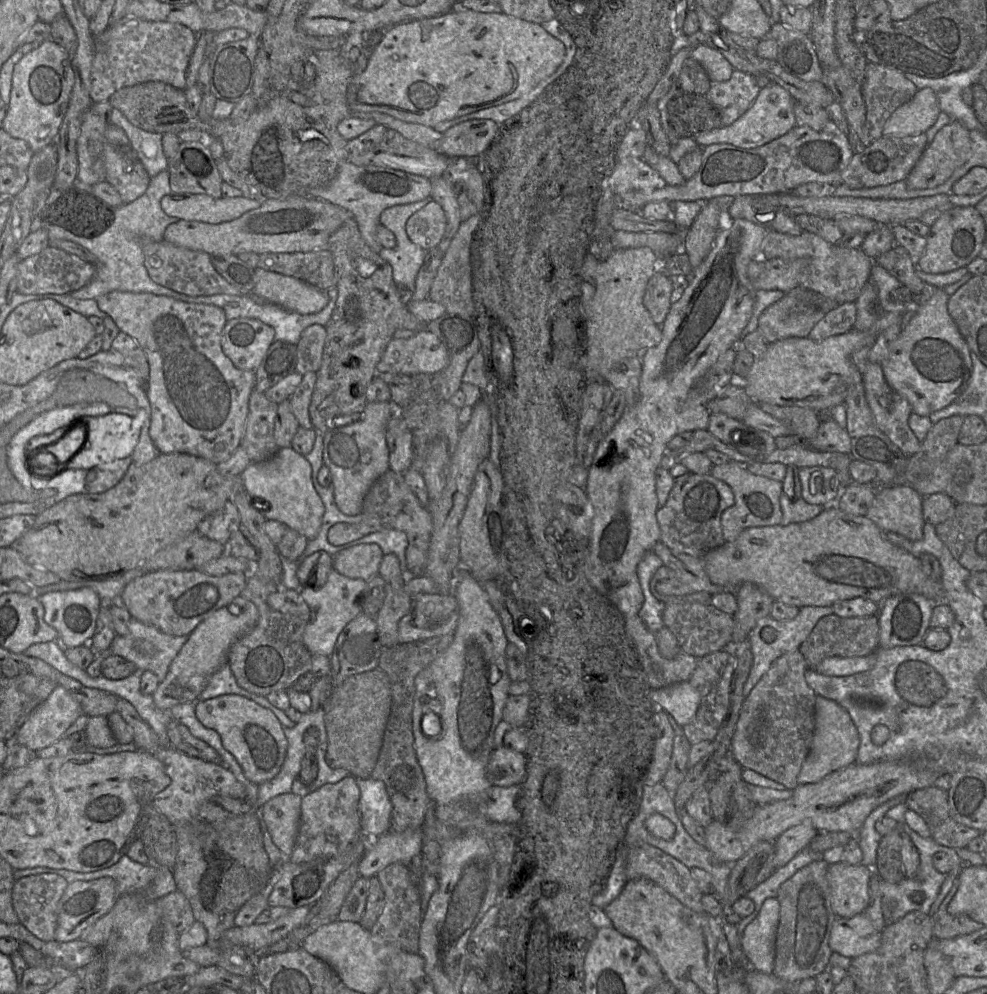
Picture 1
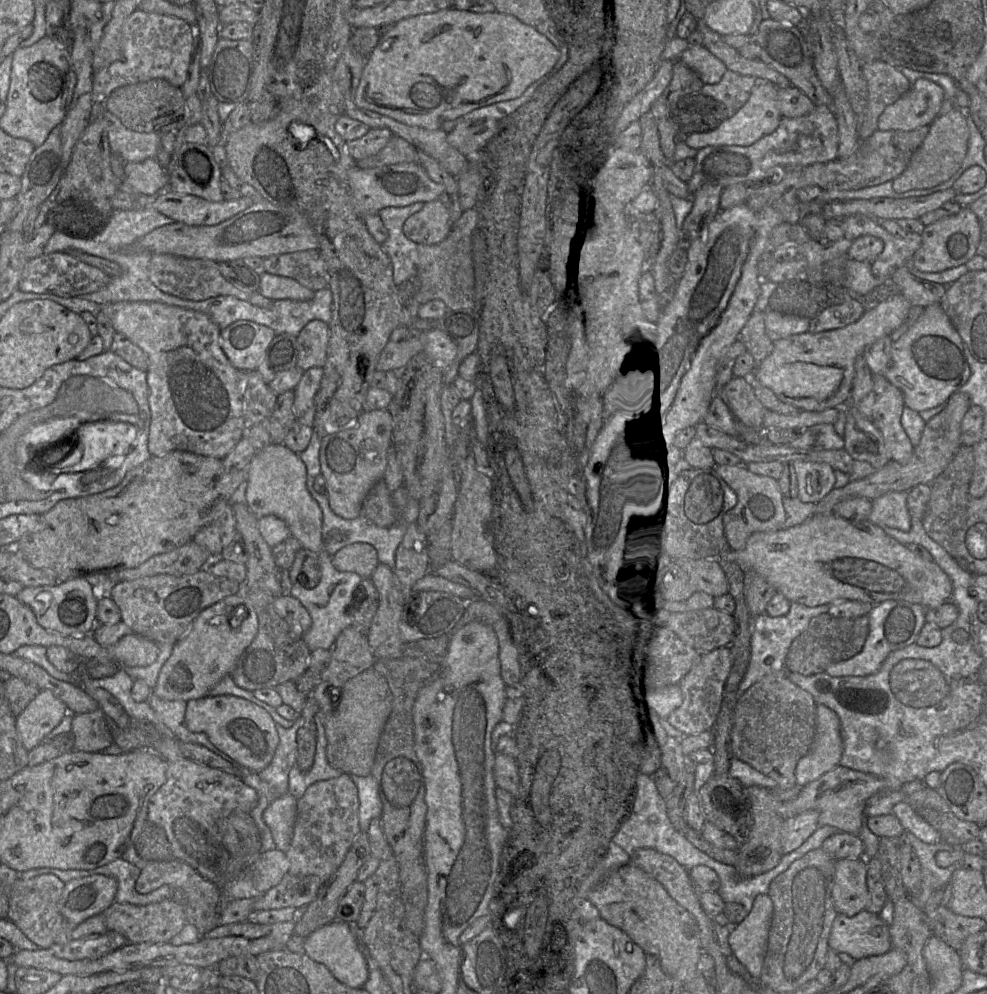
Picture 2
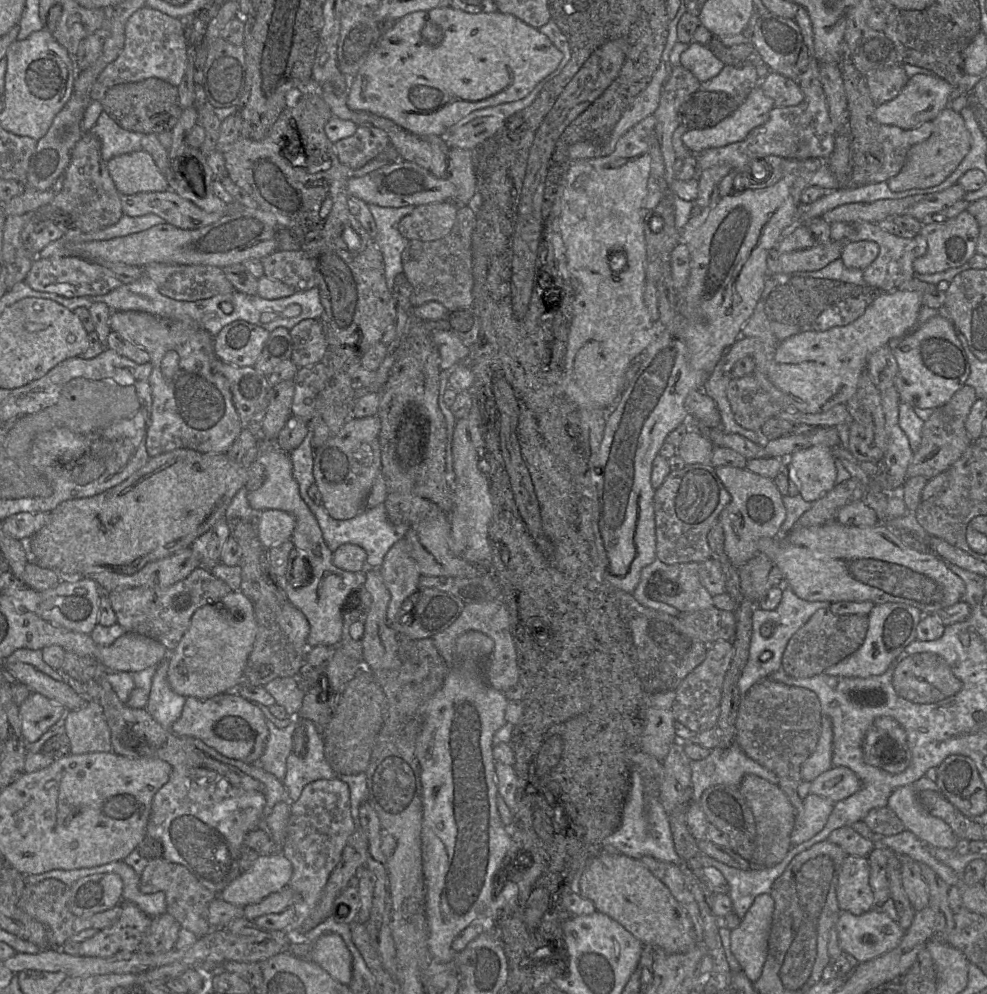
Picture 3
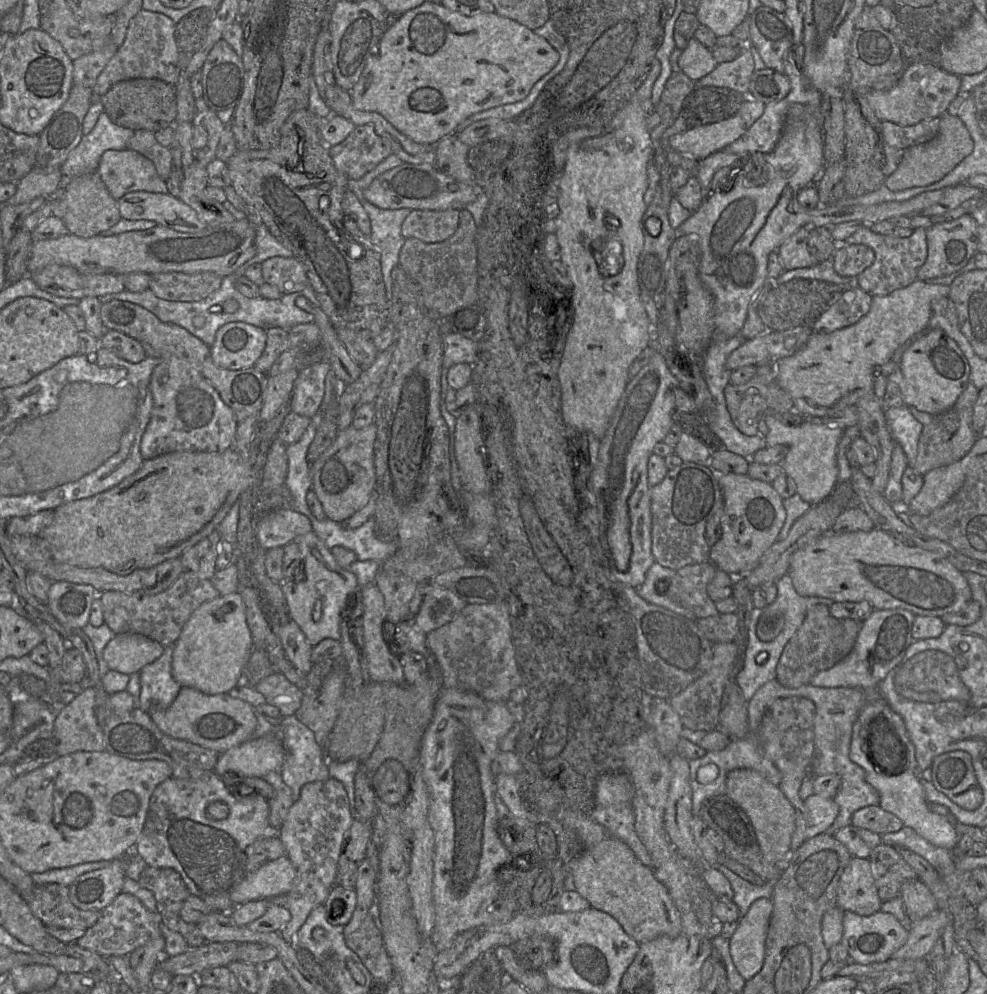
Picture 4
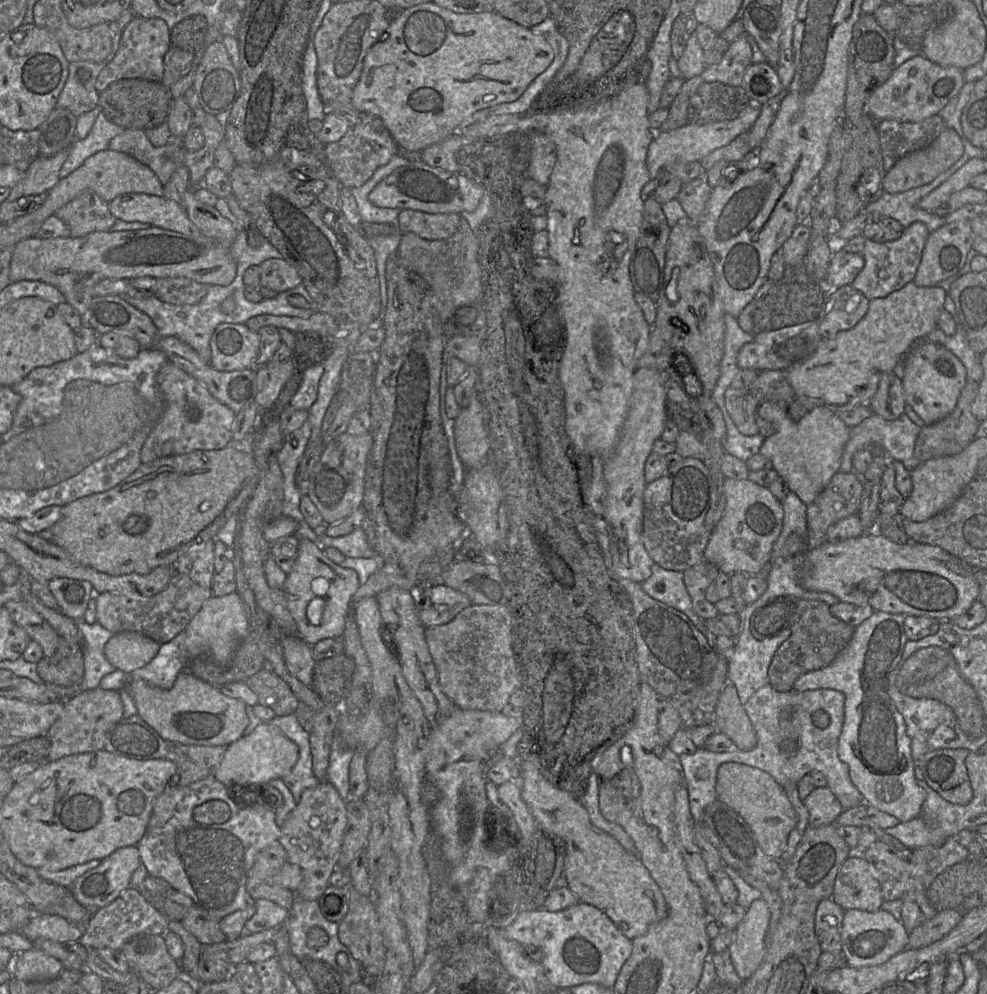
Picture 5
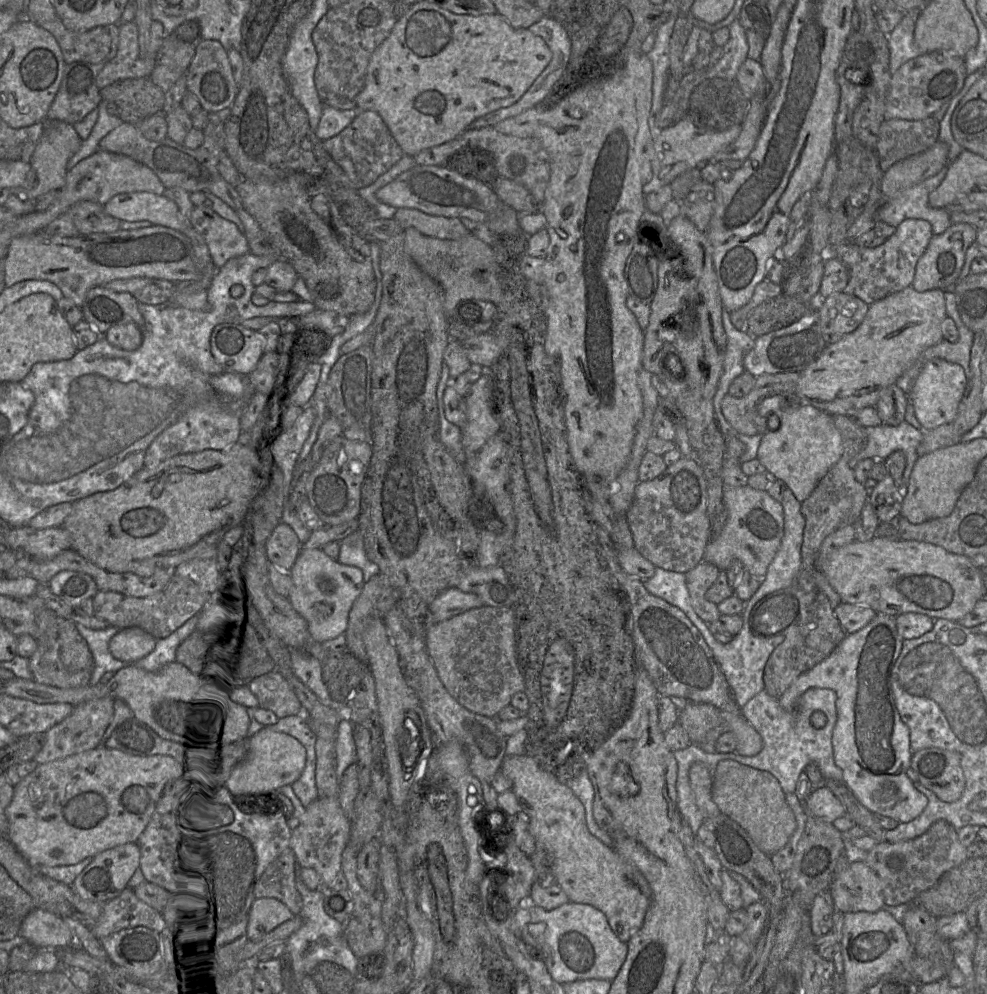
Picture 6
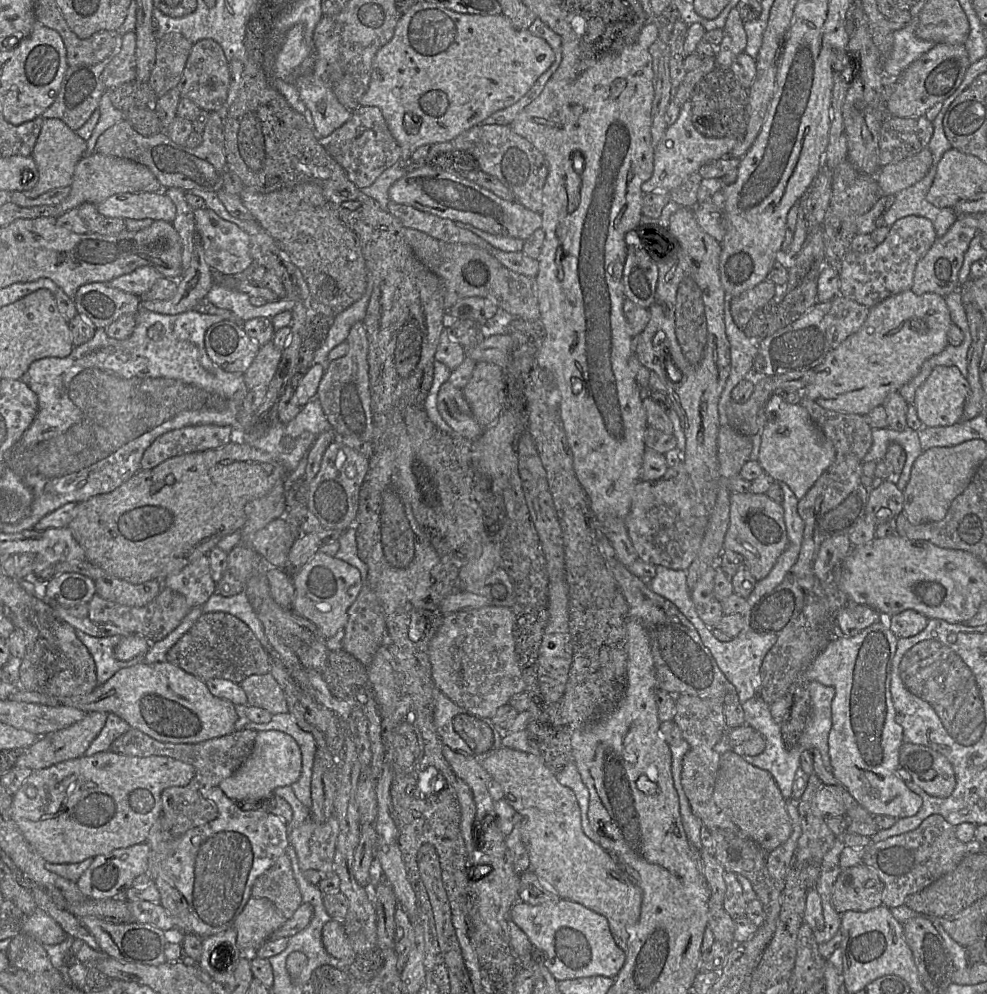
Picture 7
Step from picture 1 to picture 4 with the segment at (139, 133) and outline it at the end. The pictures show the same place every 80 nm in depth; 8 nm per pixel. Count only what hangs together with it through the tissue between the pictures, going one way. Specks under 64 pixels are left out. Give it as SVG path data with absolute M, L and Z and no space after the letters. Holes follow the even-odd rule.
M103 111L99 115L93 129L82 136L79 144L69 153L67 159L61 166L61 185L57 188L57 193L64 189L75 177L97 170L102 154L107 150L124 150L127 142L132 137L134 131L113 123L108 115Z

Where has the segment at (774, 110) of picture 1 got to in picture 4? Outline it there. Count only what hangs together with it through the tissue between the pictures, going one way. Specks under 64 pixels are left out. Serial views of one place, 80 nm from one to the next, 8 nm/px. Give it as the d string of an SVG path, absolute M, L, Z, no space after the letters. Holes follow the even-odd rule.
M746 96L735 115L671 136L668 140L669 148L698 161L702 160L738 140L762 116L764 109L764 103Z

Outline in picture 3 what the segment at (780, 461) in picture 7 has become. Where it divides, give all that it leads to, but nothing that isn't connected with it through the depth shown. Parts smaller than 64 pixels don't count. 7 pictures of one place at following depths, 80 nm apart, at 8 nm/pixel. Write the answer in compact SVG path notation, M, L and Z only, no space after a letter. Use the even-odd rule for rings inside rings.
M823 445L799 450L786 460L793 468L799 494L807 502L815 502L836 484L833 448Z

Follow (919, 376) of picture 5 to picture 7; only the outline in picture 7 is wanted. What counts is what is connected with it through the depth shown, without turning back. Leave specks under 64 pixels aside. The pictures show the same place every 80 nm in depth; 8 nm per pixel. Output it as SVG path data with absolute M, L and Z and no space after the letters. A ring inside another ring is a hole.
M936 366L915 392L913 404L922 426L959 422L968 392L968 380L956 366Z

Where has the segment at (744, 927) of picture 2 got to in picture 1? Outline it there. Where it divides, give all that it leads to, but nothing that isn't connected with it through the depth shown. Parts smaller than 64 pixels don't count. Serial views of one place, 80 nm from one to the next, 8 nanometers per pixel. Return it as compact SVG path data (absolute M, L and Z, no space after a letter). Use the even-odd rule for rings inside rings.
M776 898L766 899L757 917L745 928L740 937L743 954L749 966L757 972L772 974L779 914L779 901Z

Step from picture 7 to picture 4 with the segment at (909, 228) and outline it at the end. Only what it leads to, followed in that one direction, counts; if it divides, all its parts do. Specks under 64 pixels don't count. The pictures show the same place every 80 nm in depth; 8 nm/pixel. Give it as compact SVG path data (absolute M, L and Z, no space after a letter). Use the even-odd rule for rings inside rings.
M862 226L849 236L846 244L863 244L870 247L875 254L873 263L857 278L856 286L872 296L884 296L911 285L917 279L919 267L927 256L926 229L913 229L908 238L896 238L874 233L869 226Z

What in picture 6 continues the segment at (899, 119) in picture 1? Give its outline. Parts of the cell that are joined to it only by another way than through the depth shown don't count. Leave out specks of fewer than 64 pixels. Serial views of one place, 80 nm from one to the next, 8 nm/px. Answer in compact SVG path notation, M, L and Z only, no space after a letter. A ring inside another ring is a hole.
M923 53L907 61L891 75L885 101L885 119L921 120L932 116L960 91L966 76L963 58Z

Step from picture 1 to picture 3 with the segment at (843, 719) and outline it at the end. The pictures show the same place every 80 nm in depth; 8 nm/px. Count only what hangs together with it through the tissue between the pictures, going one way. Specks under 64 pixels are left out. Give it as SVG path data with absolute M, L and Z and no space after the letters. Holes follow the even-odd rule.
M823 716L821 726L821 734L817 747L801 767L801 778L803 781L813 782L818 776L833 767L832 722L828 717Z

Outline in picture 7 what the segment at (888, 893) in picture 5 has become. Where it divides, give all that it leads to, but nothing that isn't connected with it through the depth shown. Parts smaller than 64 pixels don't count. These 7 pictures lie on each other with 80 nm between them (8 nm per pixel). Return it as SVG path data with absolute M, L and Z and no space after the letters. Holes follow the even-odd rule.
M933 814L915 830L871 843L863 856L863 863L877 872L884 883L883 905L893 908L903 905L909 895L953 871L965 856L965 843L957 838L955 827L941 815Z

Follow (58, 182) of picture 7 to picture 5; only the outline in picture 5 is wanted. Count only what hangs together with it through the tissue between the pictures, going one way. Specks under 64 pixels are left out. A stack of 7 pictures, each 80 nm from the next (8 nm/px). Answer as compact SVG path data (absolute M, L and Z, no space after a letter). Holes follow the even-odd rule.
M65 149L51 157L39 155L27 169L25 177L11 188L7 201L36 196L52 189L60 180L60 169L68 153L69 149Z

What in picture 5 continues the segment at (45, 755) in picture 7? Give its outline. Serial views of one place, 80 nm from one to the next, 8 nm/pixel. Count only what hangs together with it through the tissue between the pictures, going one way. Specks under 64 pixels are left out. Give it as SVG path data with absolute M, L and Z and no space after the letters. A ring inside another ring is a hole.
M98 686L95 689L79 692L64 702L63 711L46 733L51 741L47 761L56 761L68 755L104 749L108 731L122 719L122 715L123 703L119 691L104 690Z

